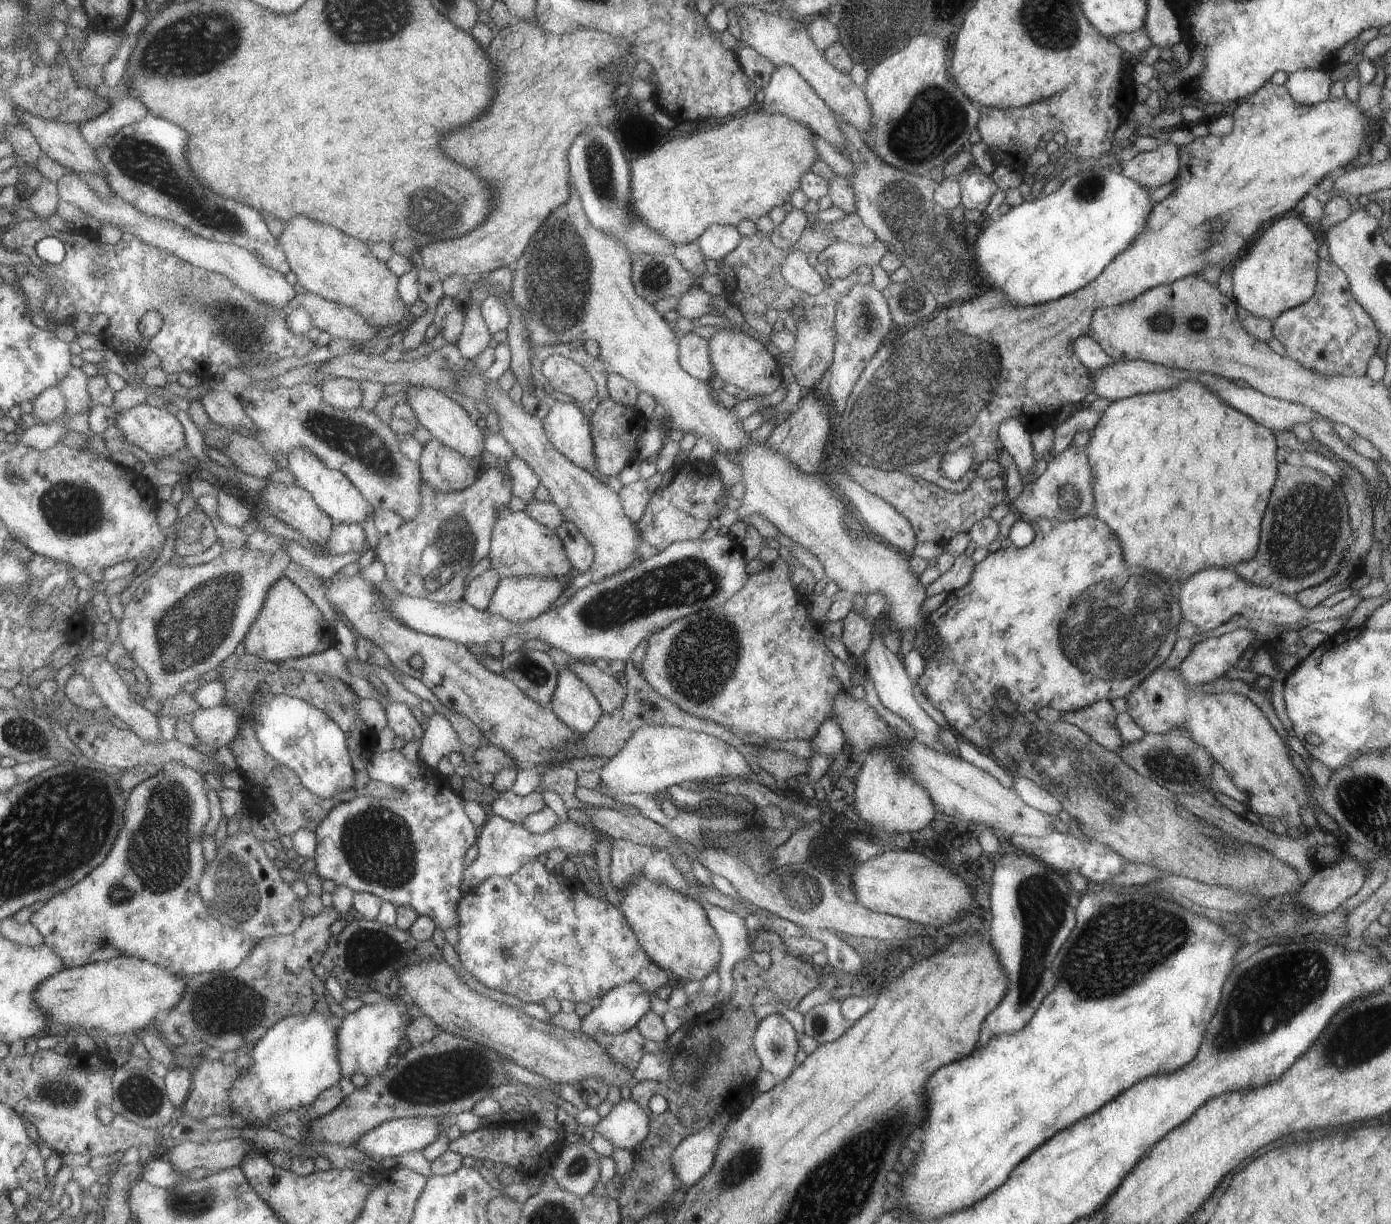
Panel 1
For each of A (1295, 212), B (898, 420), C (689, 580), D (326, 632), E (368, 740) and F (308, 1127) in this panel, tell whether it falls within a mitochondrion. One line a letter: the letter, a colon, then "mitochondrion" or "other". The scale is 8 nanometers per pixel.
A: other
B: mitochondrion
C: mitochondrion
D: other
E: other
F: other

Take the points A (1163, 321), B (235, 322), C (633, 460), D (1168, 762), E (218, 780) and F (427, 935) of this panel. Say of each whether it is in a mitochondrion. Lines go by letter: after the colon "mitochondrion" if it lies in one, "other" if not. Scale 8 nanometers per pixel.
A: mitochondrion
B: mitochondrion
C: other
D: mitochondrion
E: other
F: other

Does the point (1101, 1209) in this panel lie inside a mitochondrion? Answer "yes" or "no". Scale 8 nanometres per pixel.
no

